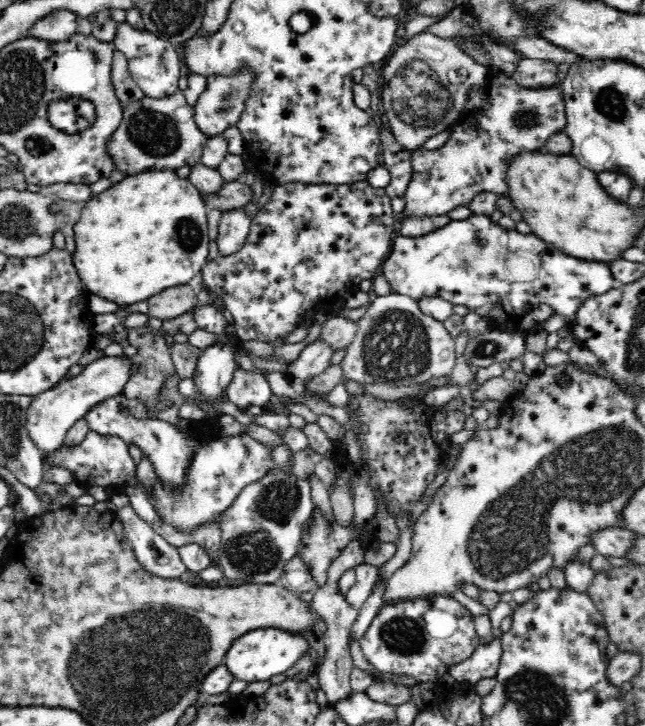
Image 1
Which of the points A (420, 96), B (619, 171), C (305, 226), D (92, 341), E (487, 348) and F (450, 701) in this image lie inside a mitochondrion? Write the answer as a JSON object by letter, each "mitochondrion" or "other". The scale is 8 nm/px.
{"A":"mitochondrion","B":"other","C":"other","D":"other","E":"mitochondrion","F":"other"}

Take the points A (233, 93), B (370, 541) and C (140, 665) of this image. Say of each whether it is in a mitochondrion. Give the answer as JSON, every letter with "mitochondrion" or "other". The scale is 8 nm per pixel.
{"A":"mitochondrion","B":"other","C":"mitochondrion"}

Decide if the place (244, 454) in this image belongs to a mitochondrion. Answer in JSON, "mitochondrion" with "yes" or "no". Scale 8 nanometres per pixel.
{"mitochondrion":"no"}

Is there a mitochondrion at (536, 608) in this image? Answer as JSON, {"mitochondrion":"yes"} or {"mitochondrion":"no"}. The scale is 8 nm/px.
{"mitochondrion":"no"}

